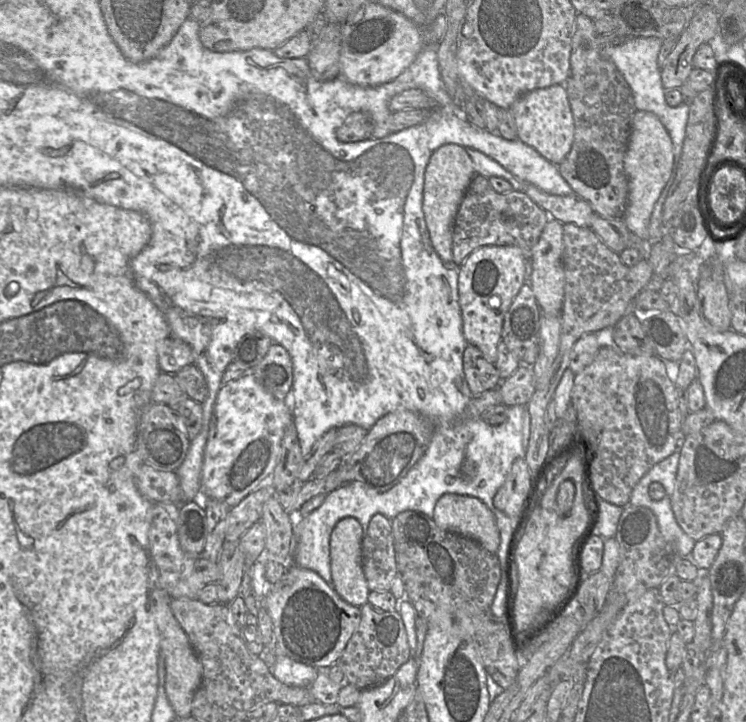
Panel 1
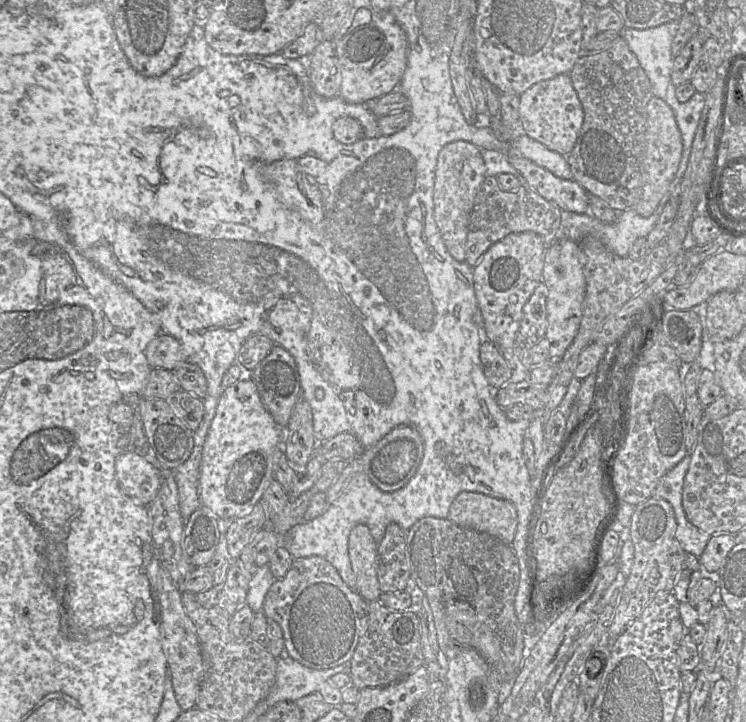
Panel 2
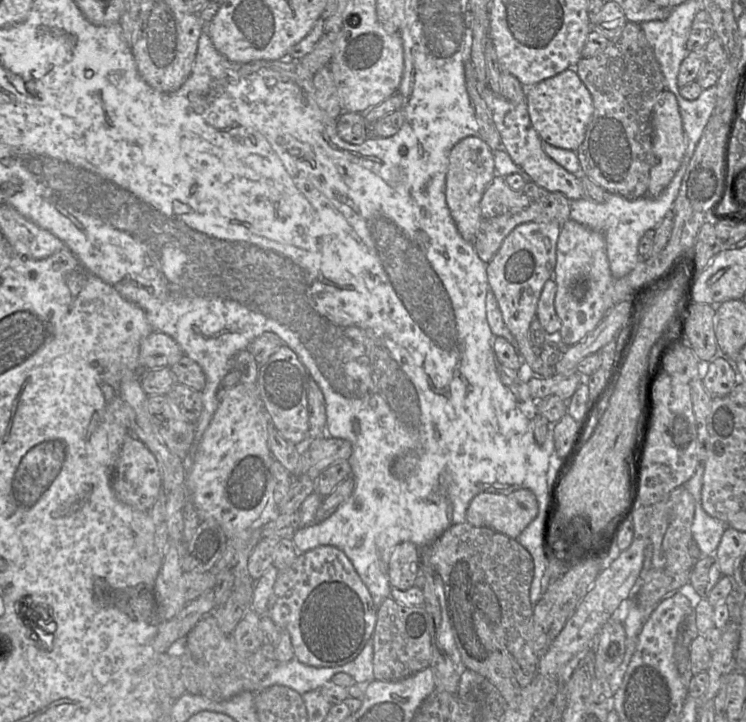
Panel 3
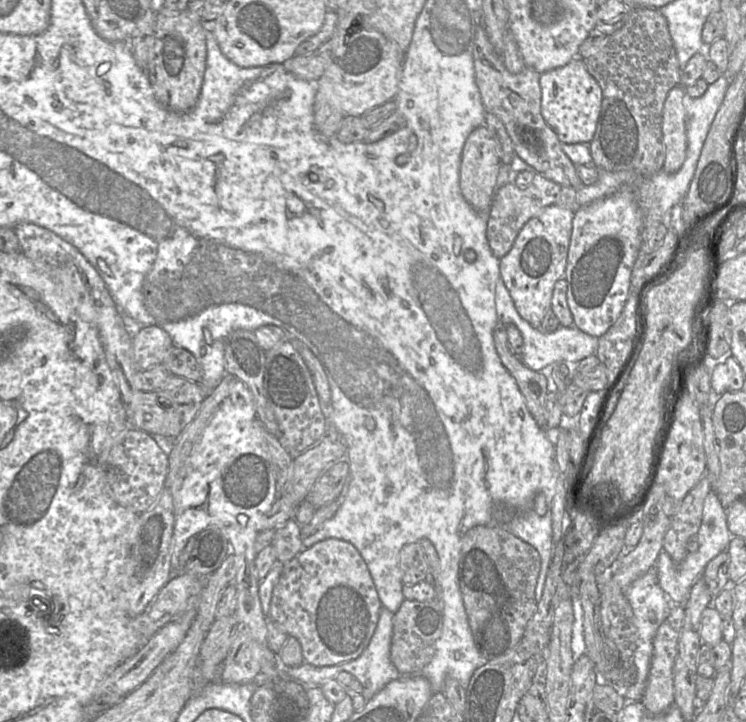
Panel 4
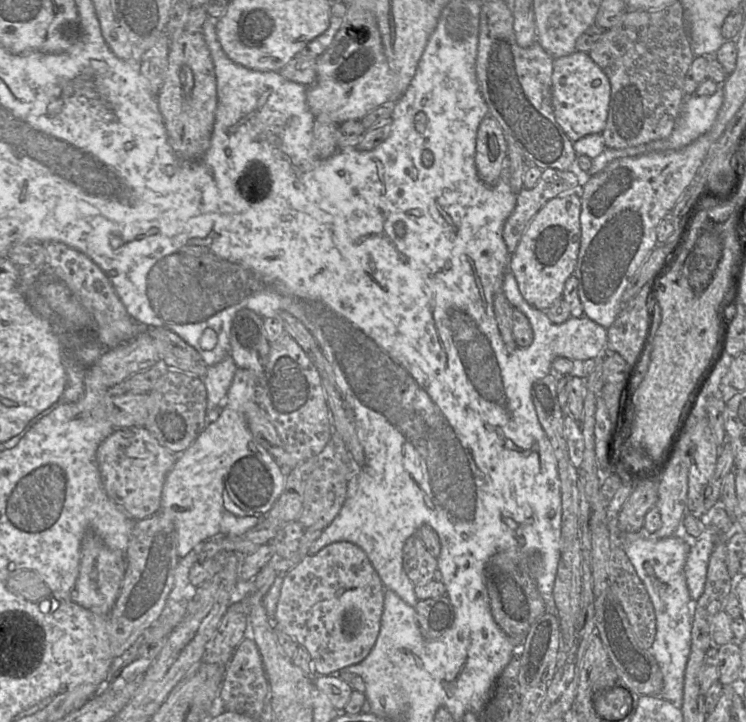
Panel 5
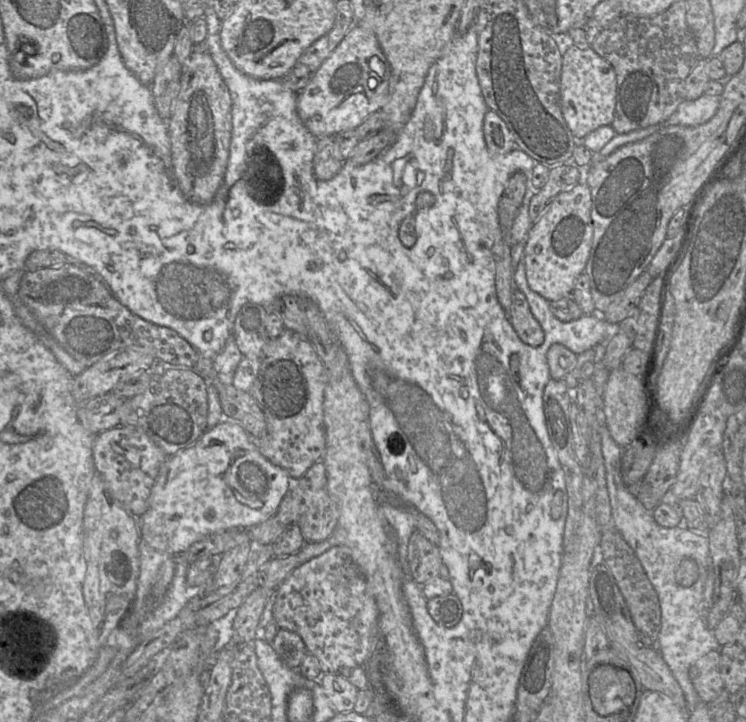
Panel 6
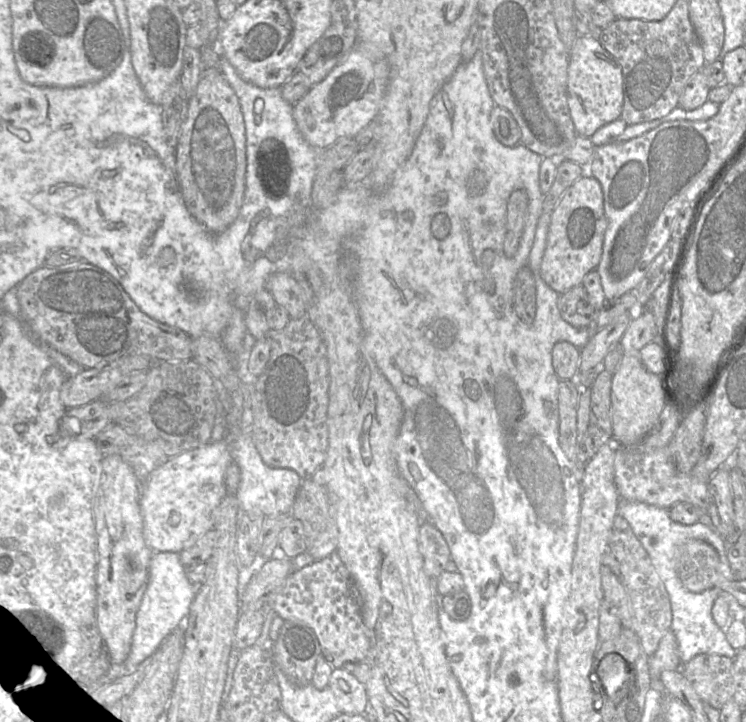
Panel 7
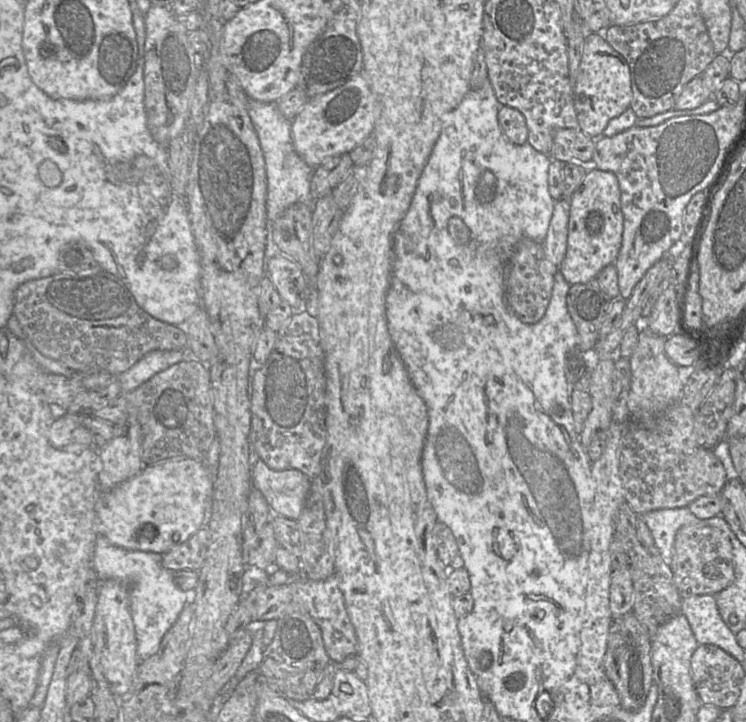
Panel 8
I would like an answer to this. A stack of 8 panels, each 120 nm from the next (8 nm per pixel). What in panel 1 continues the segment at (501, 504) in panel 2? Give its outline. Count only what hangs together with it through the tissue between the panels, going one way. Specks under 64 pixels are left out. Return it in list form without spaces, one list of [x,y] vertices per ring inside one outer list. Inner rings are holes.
[[[445,494],[435,505],[432,519],[442,529],[477,541],[491,553],[500,546],[500,532],[494,514],[478,498]]]

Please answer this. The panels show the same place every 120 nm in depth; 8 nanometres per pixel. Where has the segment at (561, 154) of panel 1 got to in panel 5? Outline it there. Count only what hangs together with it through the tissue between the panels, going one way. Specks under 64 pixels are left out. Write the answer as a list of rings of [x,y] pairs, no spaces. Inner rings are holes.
[[[575,51],[553,61],[552,106],[555,120],[574,143],[591,134],[601,134],[606,126],[611,86],[608,77],[589,57]]]

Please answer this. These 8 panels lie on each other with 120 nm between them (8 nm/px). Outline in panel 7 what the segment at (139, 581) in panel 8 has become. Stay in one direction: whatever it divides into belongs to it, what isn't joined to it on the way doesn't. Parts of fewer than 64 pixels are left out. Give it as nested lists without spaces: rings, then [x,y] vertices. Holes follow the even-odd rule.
[[[159,552],[152,555],[147,587],[136,612],[129,653],[122,663],[110,665],[101,683],[132,673],[155,653],[172,632],[179,629],[184,623],[195,596],[195,590],[188,582],[185,571],[177,553]]]

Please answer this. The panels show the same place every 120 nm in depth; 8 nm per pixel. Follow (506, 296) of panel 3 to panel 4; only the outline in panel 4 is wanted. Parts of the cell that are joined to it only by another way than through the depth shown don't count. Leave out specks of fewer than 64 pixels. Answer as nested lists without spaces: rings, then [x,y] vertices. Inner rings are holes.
[[[549,206],[531,218],[520,230],[511,250],[499,259],[499,277],[507,287],[520,316],[534,328],[551,311],[556,282],[564,277],[575,212]]]

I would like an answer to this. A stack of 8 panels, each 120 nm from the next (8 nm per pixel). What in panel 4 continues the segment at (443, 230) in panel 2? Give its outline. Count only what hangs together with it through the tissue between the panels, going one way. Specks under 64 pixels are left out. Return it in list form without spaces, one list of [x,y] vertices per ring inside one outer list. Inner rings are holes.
[[[482,124],[468,136],[461,154],[459,187],[466,202],[477,212],[487,213],[497,190],[497,178],[501,167],[498,145],[488,128]]]

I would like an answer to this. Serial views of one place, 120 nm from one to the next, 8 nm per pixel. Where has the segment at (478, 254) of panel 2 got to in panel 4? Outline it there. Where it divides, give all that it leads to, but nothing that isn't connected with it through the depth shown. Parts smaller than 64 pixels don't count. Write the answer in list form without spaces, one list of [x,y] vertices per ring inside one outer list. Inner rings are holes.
[[[534,173],[531,184],[526,188],[519,188],[513,182],[497,188],[487,211],[486,237],[493,255],[501,259],[512,248],[520,230],[542,209],[549,206],[559,206],[577,211],[577,189],[562,186],[544,178],[539,173]]]

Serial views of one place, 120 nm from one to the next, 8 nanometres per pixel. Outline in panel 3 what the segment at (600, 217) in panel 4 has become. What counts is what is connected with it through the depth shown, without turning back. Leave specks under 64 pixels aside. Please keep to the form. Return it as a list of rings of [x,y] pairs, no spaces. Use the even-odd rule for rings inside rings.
[[[570,218],[562,225],[557,241],[553,279],[557,285],[555,310],[561,320],[557,340],[562,346],[582,341],[614,306],[612,275],[604,235]]]

